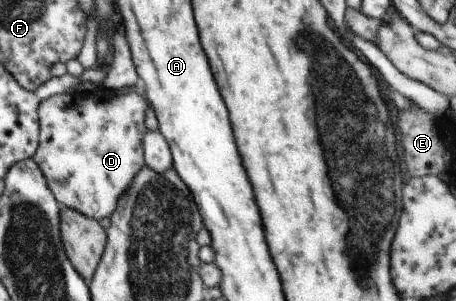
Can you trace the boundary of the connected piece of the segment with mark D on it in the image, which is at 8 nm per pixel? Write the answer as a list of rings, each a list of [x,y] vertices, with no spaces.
[[[97,89],[92,93],[81,90],[61,92],[40,101],[37,107],[38,147],[31,158],[41,168],[45,182],[61,207],[67,207],[97,221],[104,217],[109,218],[114,213],[118,198],[129,190],[139,175],[138,171],[145,166],[142,135],[146,131],[146,109],[146,101],[135,92],[120,95],[106,89]]]

